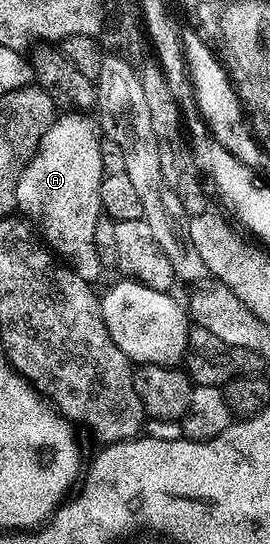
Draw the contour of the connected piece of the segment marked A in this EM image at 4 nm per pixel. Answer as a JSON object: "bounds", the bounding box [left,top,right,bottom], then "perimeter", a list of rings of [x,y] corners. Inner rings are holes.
{"bounds":[16,112,104,282],"perimeter":[[[66,112],[59,115],[53,127],[46,133],[36,154],[30,159],[16,188],[17,211],[37,229],[41,239],[65,261],[74,273],[91,282],[97,281],[97,276],[103,275],[104,272],[100,258],[96,254],[94,241],[96,222],[98,217],[103,215],[98,193],[104,175],[100,166],[99,139],[99,125],[89,115],[78,112]]]}

